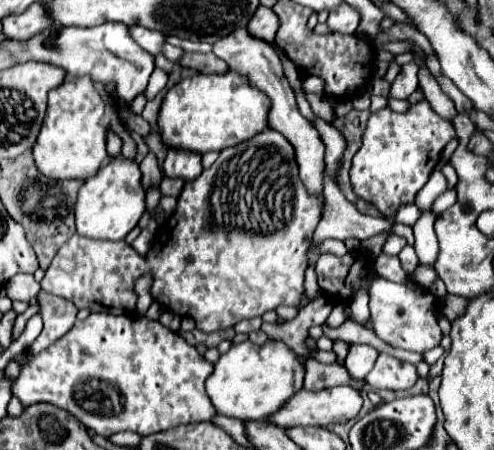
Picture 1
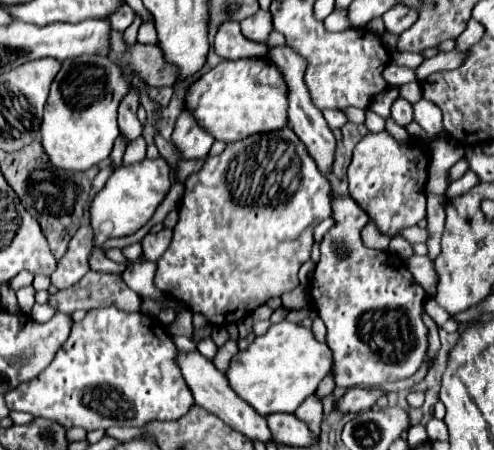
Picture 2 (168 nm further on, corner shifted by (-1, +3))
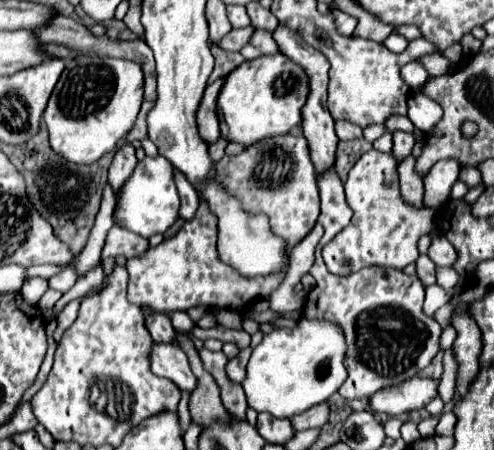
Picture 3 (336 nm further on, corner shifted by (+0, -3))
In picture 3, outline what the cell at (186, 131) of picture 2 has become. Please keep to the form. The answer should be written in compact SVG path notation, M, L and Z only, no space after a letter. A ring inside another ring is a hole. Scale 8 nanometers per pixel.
M225 76L217 78L213 84L209 84L205 88L203 100L199 104L197 110L197 124L199 124L199 134L207 144L213 144L221 132L219 132L219 118L217 118L217 96L219 96L219 88L223 86Z

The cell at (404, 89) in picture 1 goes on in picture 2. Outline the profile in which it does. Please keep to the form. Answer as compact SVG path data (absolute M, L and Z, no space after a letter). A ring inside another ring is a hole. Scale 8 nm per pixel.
M396 98L390 110L392 110L392 118L402 126L406 126L412 120L412 104L406 98Z

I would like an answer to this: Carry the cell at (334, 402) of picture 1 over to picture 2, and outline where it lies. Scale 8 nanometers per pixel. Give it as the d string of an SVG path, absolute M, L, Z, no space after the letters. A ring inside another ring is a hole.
M360 386L358 388L350 388L350 390L346 390L346 394L342 398L338 398L336 408L342 414L350 414L350 412L356 414L356 412L372 408L380 394L382 394L380 388L360 388Z

